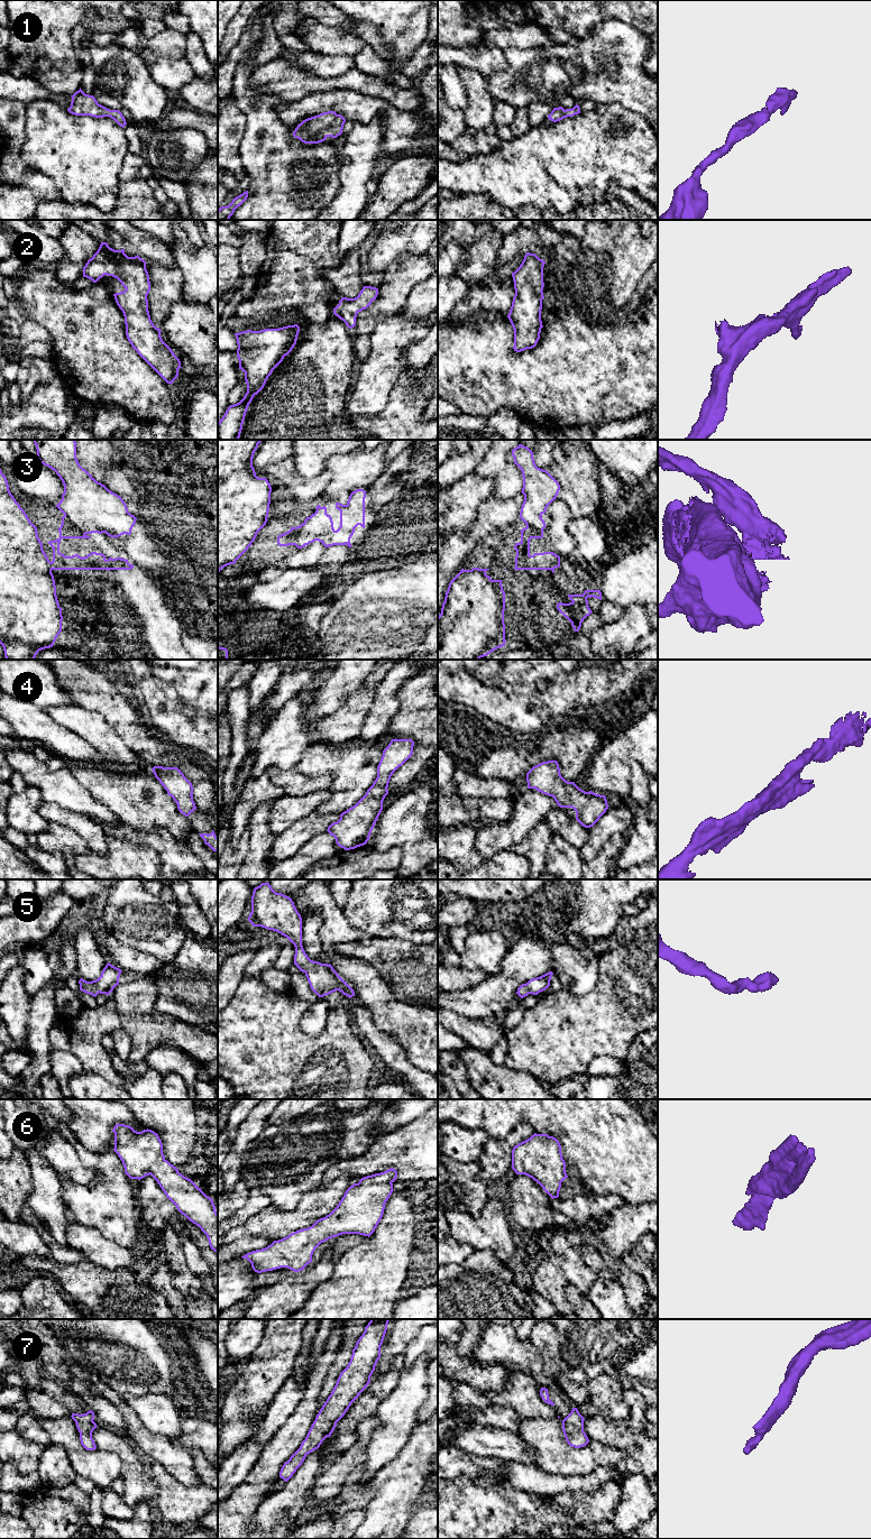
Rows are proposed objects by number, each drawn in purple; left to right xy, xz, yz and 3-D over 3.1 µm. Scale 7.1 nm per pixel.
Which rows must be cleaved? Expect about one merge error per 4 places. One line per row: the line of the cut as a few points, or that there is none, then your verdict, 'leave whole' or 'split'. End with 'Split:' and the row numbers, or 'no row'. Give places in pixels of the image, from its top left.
1: no cut | leave whole
2: no cut | leave whole
3: xy (64, 515), (84, 534) | split
4: no cut | leave whole
5: no cut | leave whole
6: no cut | leave whole
7: no cut | leave whole
Split: 3

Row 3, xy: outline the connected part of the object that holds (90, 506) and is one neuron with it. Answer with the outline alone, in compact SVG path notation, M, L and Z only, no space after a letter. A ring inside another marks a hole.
M33 440L36 450L37 459L44 466L51 468L56 472L64 485L64 492L57 507L68 522L75 526L83 534L106 533L110 537L119 537L123 534L130 535L137 518L128 512L123 499L117 494L109 490L104 485L98 482L85 469L83 469L76 458L76 442L75 440Z

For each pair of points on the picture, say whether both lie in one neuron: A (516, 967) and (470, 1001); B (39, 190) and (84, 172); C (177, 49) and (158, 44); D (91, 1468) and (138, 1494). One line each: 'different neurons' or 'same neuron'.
A: same neuron
B: different neurons
C: same neuron
D: different neurons

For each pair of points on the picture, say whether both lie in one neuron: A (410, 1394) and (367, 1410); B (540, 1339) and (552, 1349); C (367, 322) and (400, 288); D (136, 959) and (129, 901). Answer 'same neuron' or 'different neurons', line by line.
A: different neurons
B: same neuron
C: same neuron
D: different neurons

